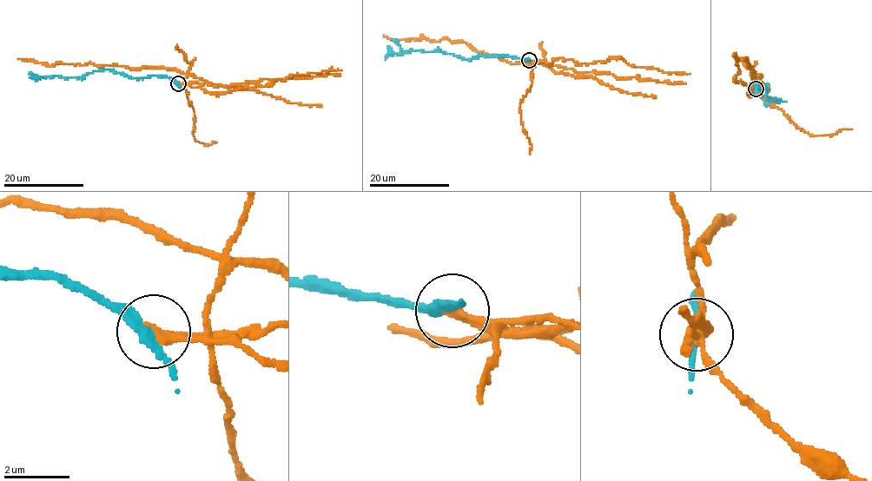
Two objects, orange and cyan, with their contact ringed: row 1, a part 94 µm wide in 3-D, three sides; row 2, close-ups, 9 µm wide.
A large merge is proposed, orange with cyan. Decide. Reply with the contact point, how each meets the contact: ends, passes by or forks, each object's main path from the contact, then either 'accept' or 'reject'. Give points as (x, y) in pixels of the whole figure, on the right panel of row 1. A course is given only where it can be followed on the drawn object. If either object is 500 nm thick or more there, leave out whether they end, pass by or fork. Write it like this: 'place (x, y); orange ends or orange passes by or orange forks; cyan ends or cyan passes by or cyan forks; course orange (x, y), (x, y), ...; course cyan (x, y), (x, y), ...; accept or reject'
place (756, 88); orange ends; cyan passes by; course orange (756, 88), (755, 80), (758, 75), (762, 76), (751, 85), (757, 87), (760, 90), (764, 88), (761, 88); course cyan (756, 88), (756, 84), (762, 90), (768, 85), (766, 95), (769, 98), (786, 101); reject

